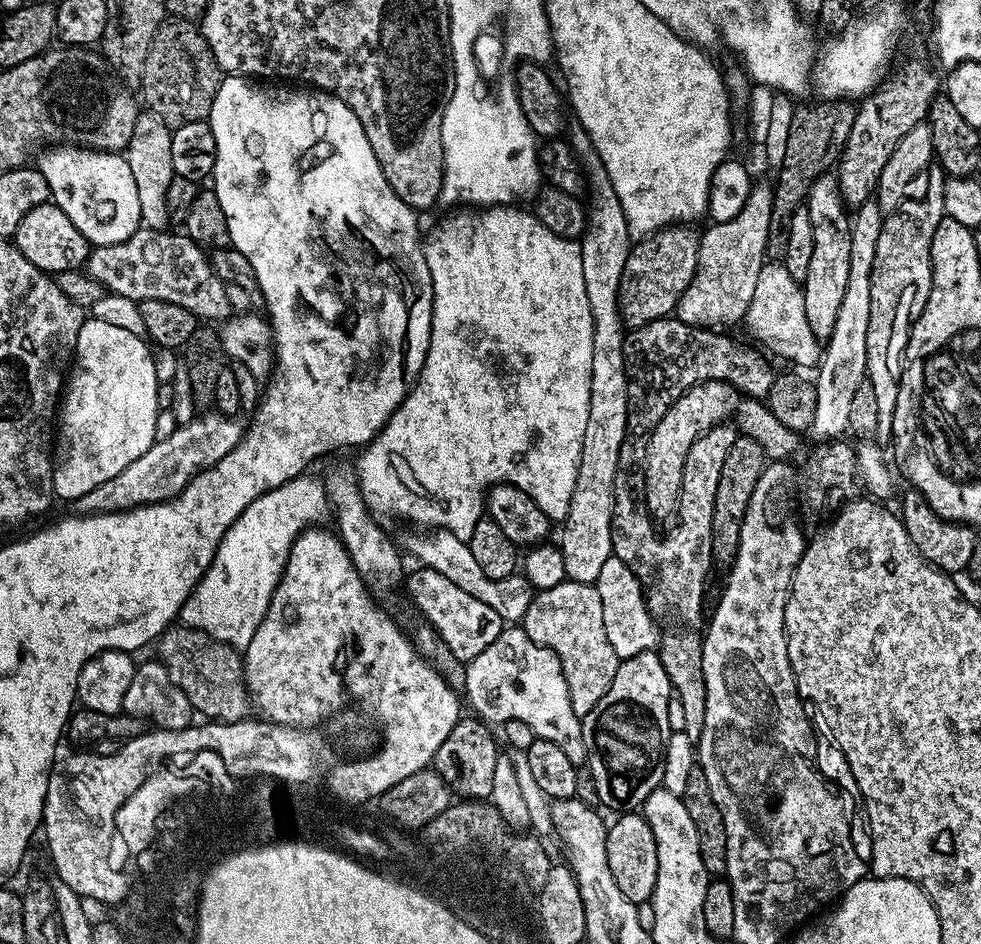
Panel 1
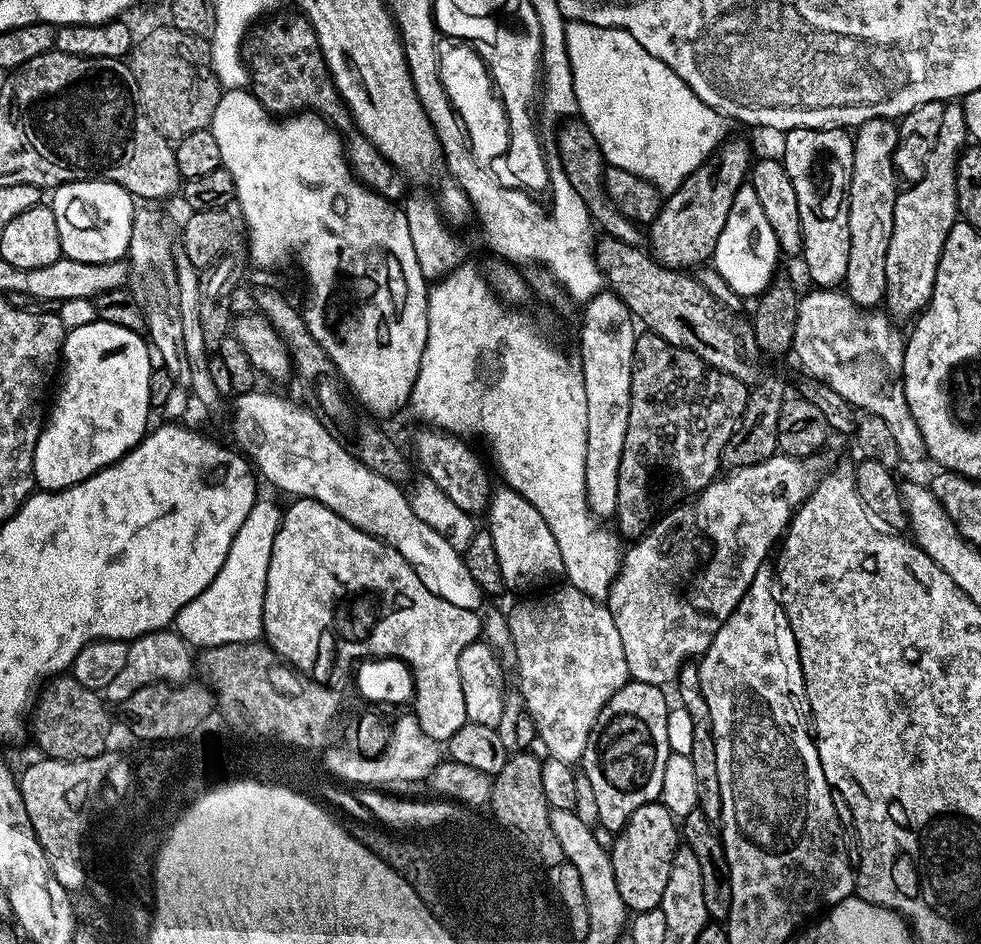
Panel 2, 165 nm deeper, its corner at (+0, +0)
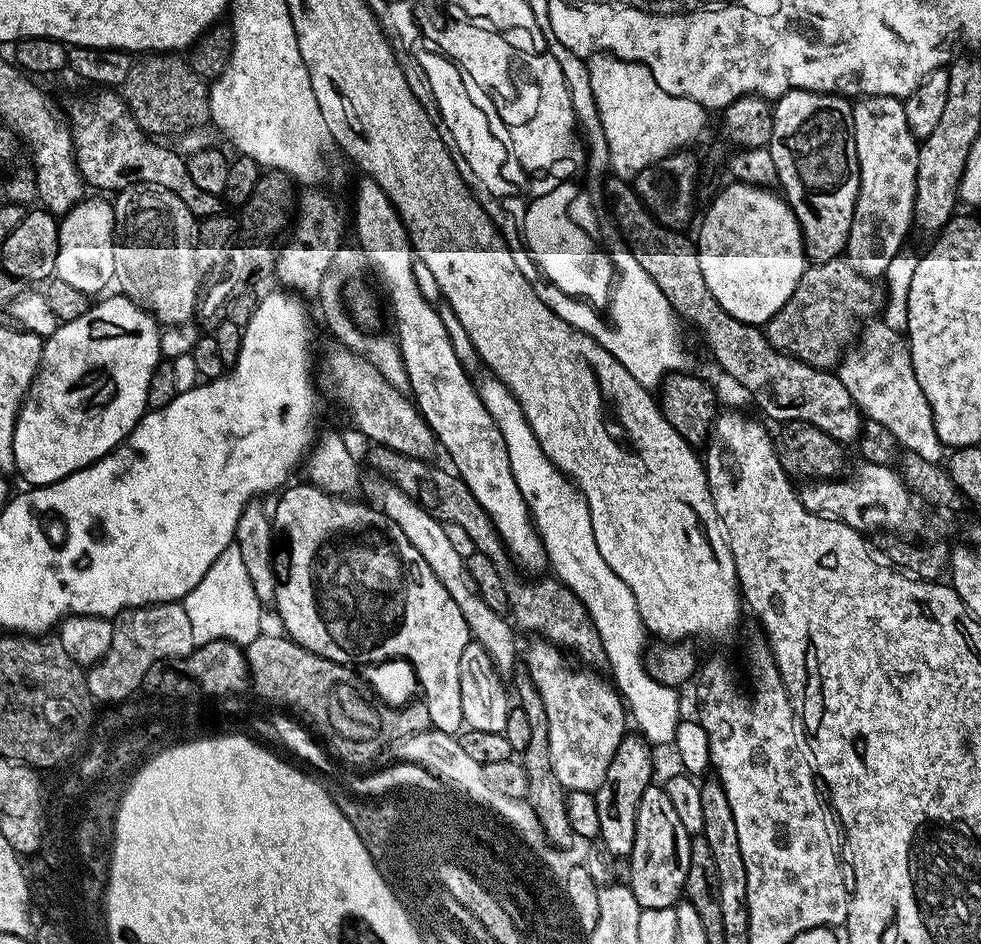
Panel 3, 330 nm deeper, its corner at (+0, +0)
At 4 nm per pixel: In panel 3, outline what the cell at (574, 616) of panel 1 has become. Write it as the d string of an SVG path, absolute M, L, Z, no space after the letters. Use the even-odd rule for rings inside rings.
M543 638L533 639L533 644L529 646L528 653L523 653L522 660L528 663L526 674L534 682L534 686L538 690L538 694L542 698L542 706L546 708L546 730L548 731L548 753L550 754L550 766L554 778L558 778L558 782L563 786L566 792L591 792L595 793L597 788L602 786L602 782L606 778L606 770L610 766L610 762L614 758L614 754L618 750L618 746L624 741L626 729L624 729L624 720L626 724L626 705L619 695L613 694L614 688L607 679L600 677L601 673L596 670L589 670L584 666L577 666L557 645L551 644L549 640Z

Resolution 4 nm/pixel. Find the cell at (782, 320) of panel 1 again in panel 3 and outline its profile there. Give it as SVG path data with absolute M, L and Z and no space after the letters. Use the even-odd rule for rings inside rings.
M873 319L859 333L855 347L845 351L838 365L838 375L842 386L850 390L850 398L854 398L861 413L869 420L882 422L882 426L894 434L901 449L927 460L940 462L945 459L946 448L940 443L938 430L934 430L930 402L926 402L926 394L922 394L922 386L918 386L912 351L901 333L890 330L883 319Z

